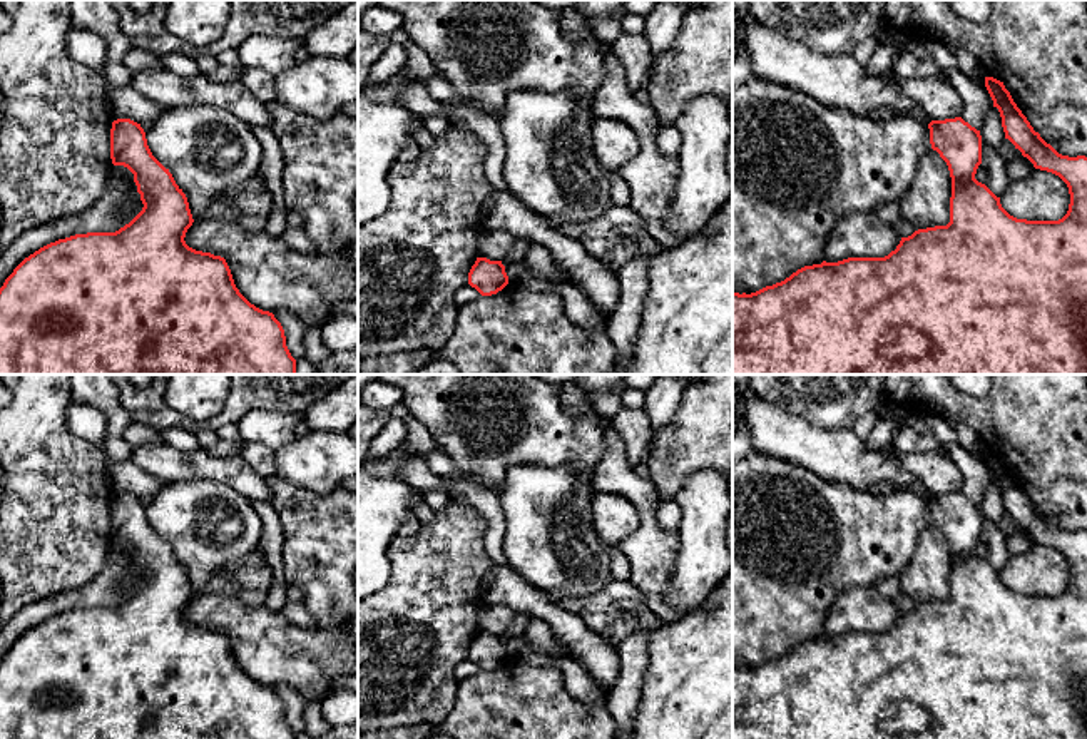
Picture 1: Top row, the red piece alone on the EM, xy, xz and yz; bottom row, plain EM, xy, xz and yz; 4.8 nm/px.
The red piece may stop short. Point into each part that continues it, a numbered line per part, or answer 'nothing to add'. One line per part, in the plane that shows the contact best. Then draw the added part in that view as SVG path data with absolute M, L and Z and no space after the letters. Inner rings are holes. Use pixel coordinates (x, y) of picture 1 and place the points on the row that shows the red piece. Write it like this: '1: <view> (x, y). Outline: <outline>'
nothing to add

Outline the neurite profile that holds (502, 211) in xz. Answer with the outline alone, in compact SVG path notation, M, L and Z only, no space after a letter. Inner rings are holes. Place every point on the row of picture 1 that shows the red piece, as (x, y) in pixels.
M492 189L483 202L483 227L508 231L517 239L530 239L552 252L559 269L580 288L599 311L614 313L620 301L620 281L605 262L585 247L555 231L552 224L530 211L508 189Z

